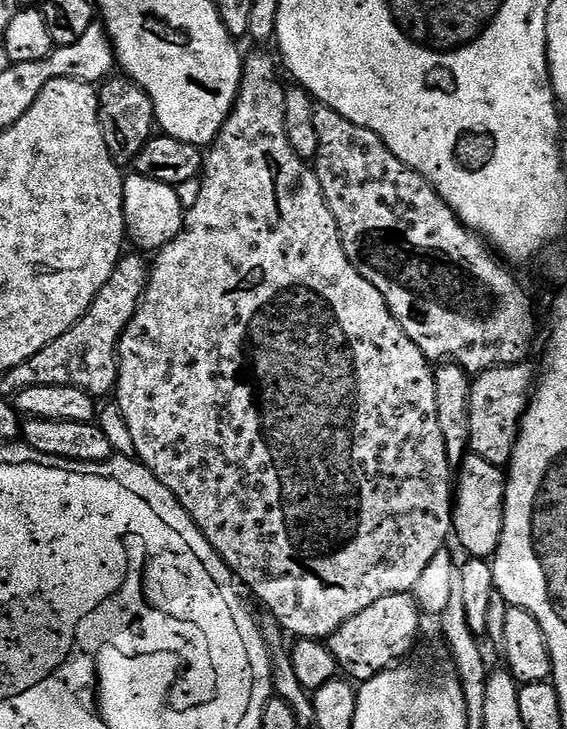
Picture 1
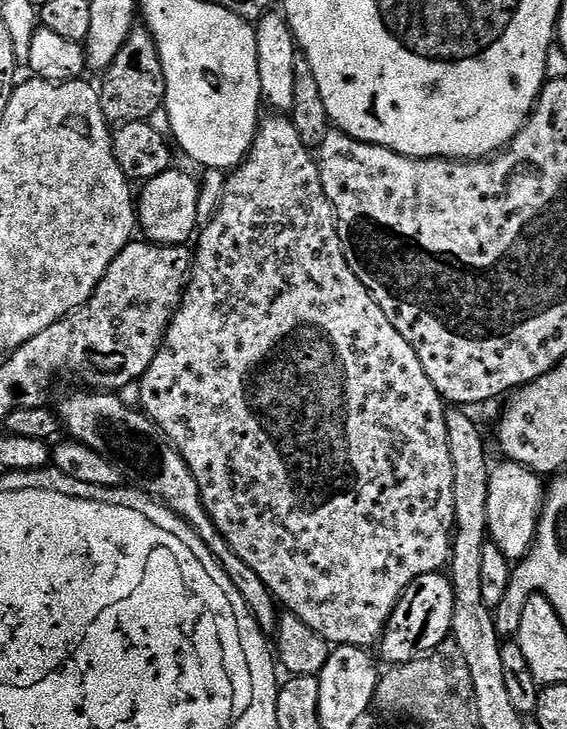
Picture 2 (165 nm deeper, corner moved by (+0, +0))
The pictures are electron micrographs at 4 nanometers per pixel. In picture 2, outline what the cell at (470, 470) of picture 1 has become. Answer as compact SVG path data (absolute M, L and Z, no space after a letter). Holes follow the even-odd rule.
M503 462L491 469L489 474L489 494L486 498L486 518L491 543L506 554L509 562L519 562L528 555L536 540L540 521L540 511L544 509L546 495L541 477L529 470L524 464Z

